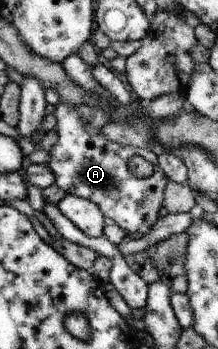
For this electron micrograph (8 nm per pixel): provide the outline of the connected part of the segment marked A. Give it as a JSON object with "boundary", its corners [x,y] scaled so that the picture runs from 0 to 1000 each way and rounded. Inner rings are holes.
{"boundary":[[[326,155],[294,166],[280,178],[312,218],[362,249],[399,258],[399,266],[431,266],[454,275],[454,292],[422,307],[417,301],[367,301],[362,307],[326,307],[294,295],[252,301],[261,355],[248,372],[261,378],[257,413],[225,430],[229,458],[216,473],[252,499],[252,524],[303,547],[307,559],[349,559],[390,570],[413,570],[427,582],[445,582],[463,602],[486,610],[486,625],[555,648],[596,676],[651,676],[683,668],[716,625],[725,625],[725,602],[743,590],[743,550],[771,527],[771,510],[743,487],[725,481],[720,430],[711,424],[619,421],[606,415],[546,415],[505,407],[463,387],[463,372],[482,355],[514,350],[500,321],[518,312],[518,281],[500,261],[472,249],[450,232],[431,229],[417,195],[349,155]],[[606,447],[656,447],[711,476],[706,496],[674,510],[624,510],[587,484],[587,461]]]}

